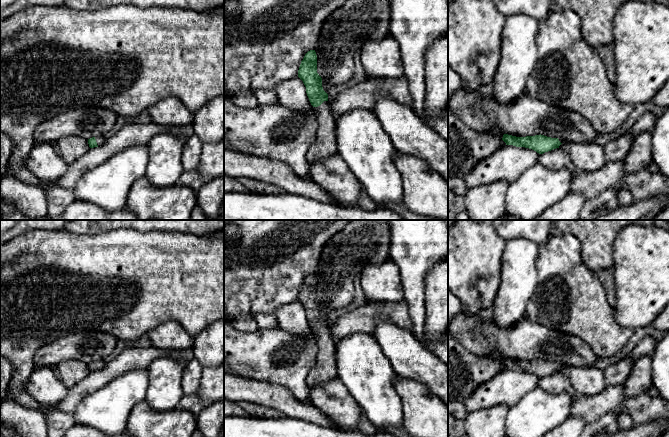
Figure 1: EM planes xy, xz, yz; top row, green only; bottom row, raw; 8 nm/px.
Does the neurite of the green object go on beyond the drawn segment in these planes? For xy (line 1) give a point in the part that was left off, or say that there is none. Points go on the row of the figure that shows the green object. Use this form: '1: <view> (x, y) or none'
1: xy (100, 140)

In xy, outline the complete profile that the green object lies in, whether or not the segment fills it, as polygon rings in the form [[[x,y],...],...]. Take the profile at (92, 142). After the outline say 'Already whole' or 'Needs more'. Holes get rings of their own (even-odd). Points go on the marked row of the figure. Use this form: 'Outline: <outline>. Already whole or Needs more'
Outline: [[[103,136],[100,137],[92,137],[88,139],[88,144],[90,148],[98,147],[104,144],[106,138]]]. Needs more

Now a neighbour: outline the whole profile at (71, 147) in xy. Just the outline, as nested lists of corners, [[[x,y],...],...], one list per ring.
[[[74,135],[61,138],[57,141],[56,146],[69,164],[86,154],[90,149],[87,139]]]

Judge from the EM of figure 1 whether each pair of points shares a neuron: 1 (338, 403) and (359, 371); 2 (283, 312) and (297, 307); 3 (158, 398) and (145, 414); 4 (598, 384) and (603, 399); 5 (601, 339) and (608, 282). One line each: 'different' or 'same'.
1: different
2: same
3: different
4: different
5: different

